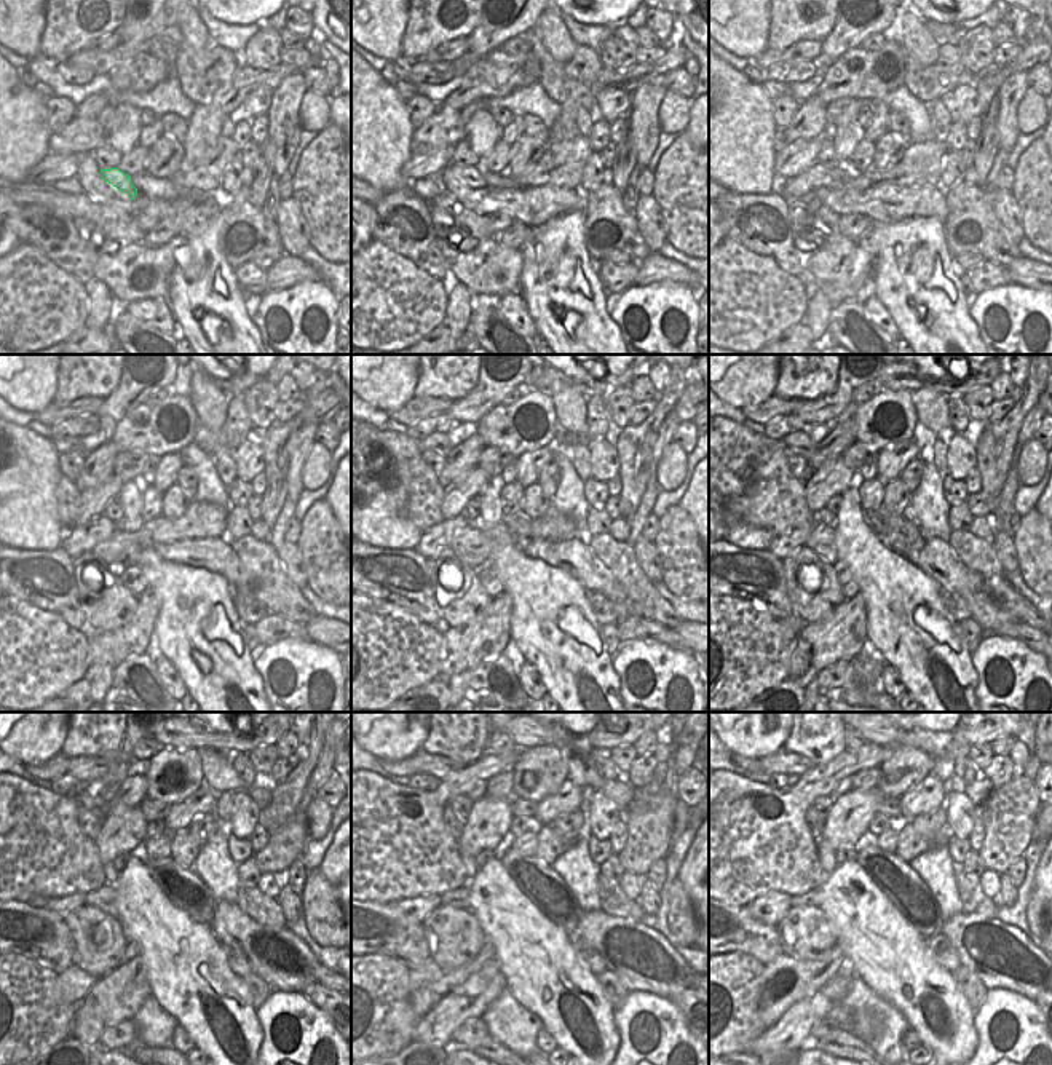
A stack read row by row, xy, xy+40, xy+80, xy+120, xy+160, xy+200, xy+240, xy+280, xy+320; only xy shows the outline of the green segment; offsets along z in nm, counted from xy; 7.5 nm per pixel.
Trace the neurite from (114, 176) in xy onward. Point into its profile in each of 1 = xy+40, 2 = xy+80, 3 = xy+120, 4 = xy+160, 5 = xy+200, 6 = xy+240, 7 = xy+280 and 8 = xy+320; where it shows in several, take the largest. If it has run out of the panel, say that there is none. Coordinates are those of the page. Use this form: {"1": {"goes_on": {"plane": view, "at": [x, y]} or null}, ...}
{"1": {"goes_on": {"plane": "xy+40", "at": [471, 176]}}, "2": {"goes_on": {"plane": "xy+80", "at": [816, 176]}}, "3": {"goes_on": {"plane": "xy+120", "at": [83, 538]}}, "4": {"goes_on": {"plane": "xy+160", "at": [438, 537]}}, "5": {"goes_on": {"plane": "xy+200", "at": [783, 545]}}, "6": {"goes_on": {"plane": "xy+240", "at": [64, 906]}}, "7": {"goes_on": {"plane": "xy+280", "at": [419, 907]}}, "8": {"goes_on": {"plane": "xy+320", "at": [770, 907]}}}

